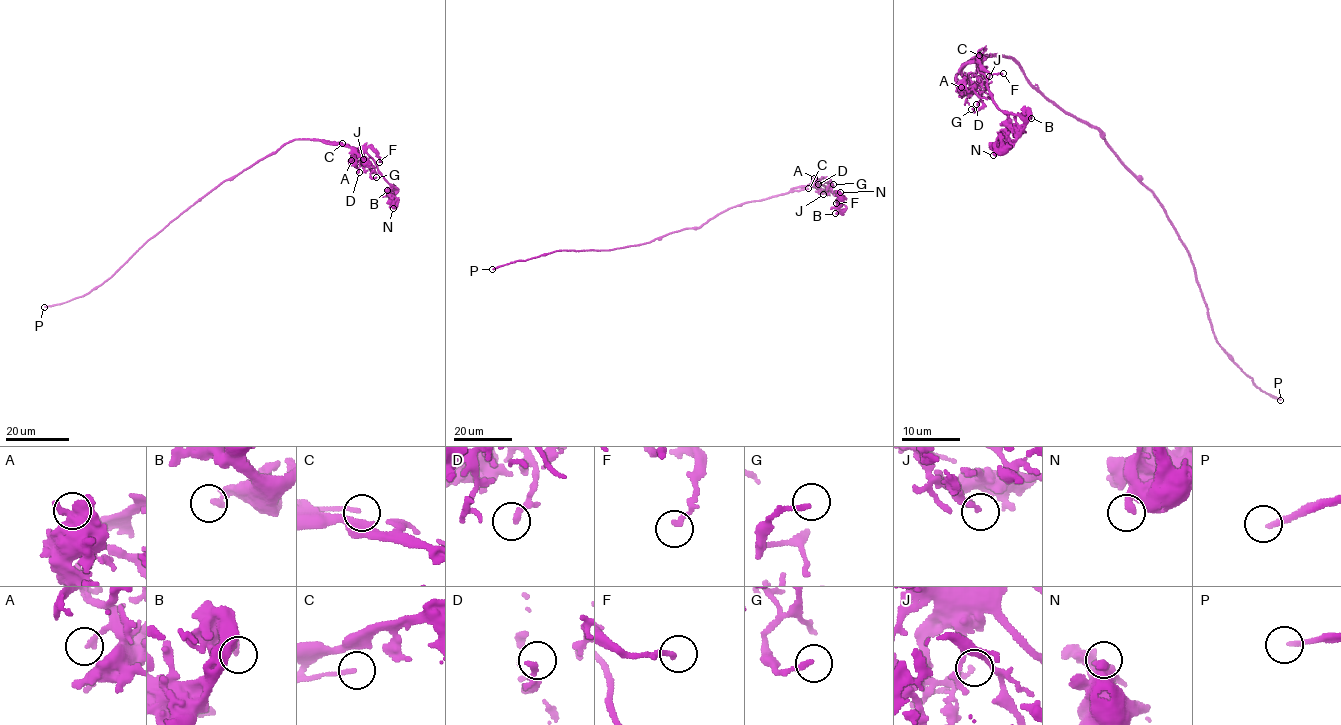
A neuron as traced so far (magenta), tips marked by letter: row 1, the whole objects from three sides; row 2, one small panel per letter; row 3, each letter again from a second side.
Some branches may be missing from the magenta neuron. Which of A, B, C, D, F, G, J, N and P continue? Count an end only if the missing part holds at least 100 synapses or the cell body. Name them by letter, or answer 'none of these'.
P

